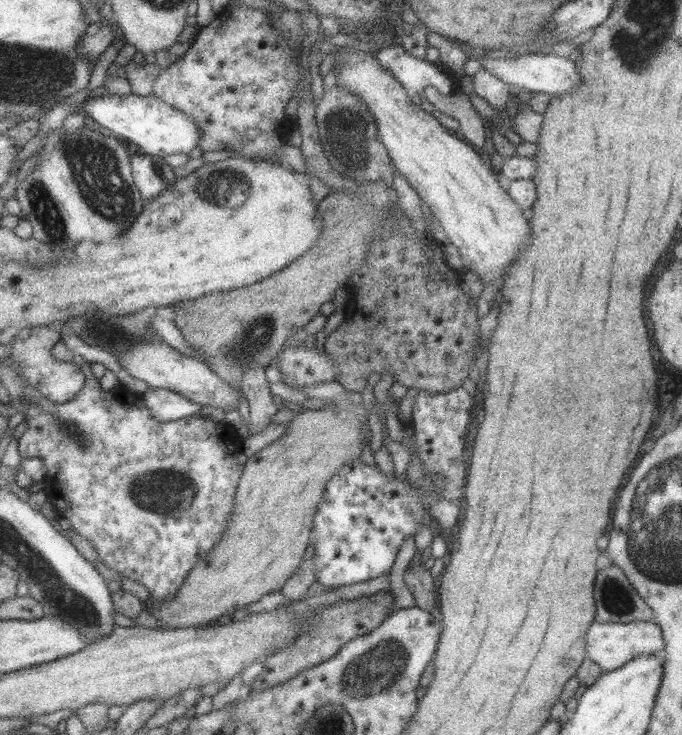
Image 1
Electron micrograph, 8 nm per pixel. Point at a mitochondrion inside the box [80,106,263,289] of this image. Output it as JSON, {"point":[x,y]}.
{"point":[219,188]}

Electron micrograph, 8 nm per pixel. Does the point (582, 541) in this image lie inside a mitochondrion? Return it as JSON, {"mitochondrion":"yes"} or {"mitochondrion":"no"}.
{"mitochondrion":"no"}

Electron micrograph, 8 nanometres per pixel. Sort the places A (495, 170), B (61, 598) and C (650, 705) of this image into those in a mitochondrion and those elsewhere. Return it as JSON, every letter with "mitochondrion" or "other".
{"A":"other","B":"mitochondrion","C":"other"}

